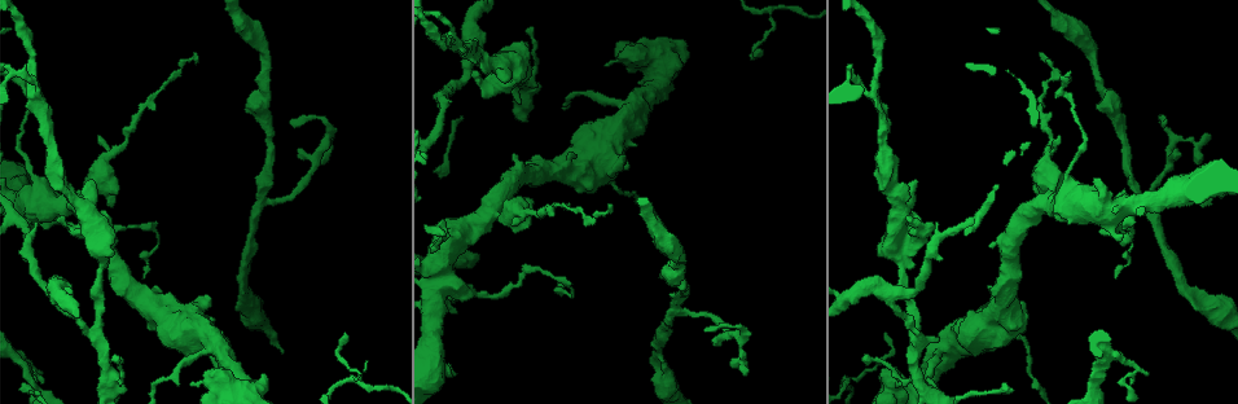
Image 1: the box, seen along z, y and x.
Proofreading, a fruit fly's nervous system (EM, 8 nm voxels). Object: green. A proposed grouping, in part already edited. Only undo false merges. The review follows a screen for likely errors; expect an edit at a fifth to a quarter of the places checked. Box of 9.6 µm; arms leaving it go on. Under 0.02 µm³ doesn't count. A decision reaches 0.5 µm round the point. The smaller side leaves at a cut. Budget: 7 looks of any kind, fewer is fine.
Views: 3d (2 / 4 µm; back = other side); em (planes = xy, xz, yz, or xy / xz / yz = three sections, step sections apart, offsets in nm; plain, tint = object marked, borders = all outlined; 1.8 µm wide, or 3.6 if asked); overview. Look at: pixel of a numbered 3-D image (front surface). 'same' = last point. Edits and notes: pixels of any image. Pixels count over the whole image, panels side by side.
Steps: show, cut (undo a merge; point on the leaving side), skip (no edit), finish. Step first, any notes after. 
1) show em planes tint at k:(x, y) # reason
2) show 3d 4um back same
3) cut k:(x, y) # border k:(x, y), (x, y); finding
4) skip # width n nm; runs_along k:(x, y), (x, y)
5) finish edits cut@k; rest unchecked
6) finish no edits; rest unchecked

show em 3.6um xy step 16 tint at 1:(457, 288)

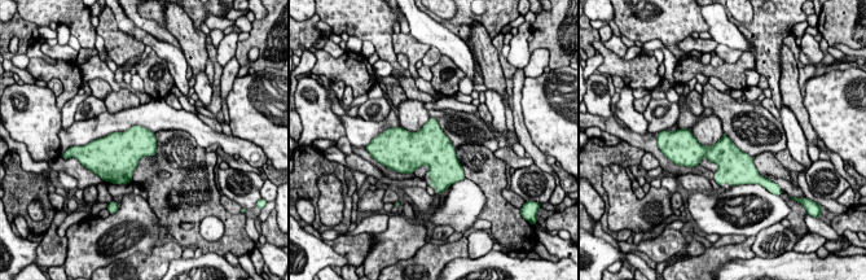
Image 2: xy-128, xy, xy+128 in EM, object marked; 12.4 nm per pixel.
show em 3.6um planes tint same # another direction

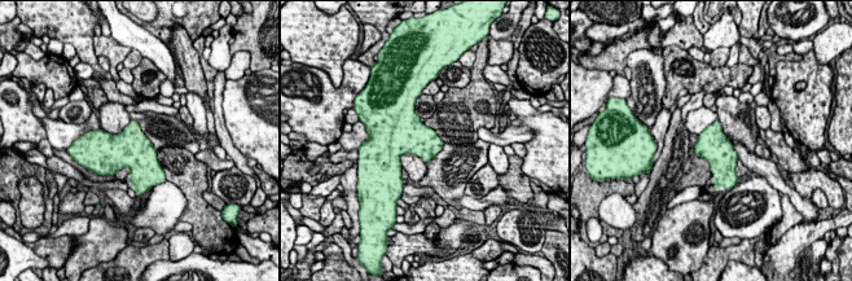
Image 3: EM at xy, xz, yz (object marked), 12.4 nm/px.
skip # width 400 nm; continuous, no second neuron

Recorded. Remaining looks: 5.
show 3d 2um at 1:(891, 300) # abrupt turn

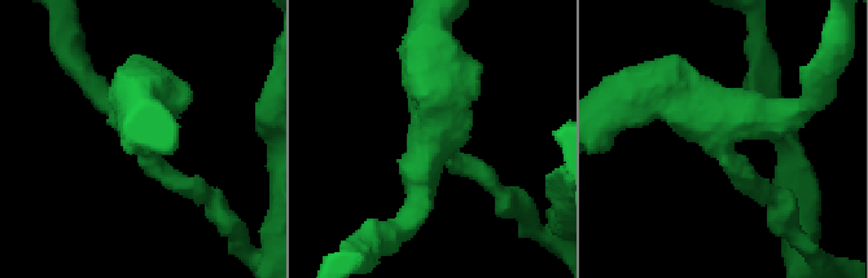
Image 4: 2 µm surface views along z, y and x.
show em planes tint at 4:(435, 139)

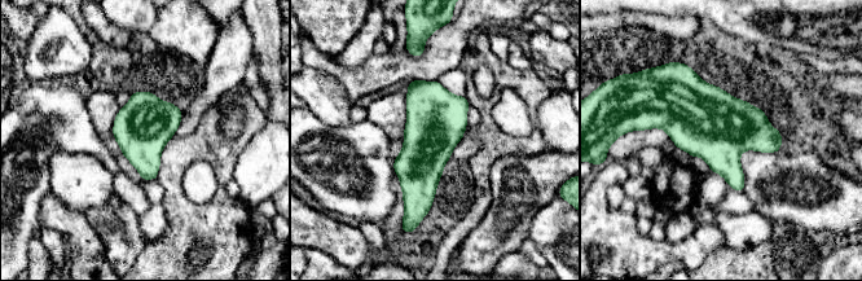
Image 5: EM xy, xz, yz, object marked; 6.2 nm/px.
skip # arms 3; continuous, no second neuron

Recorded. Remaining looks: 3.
show em xz step 4 tint at 1:(111, 377) # a fork

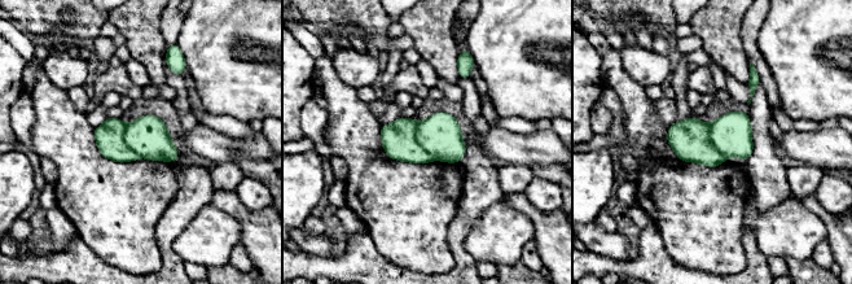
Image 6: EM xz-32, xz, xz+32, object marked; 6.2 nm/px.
show em yz step 4 tint same # another direction

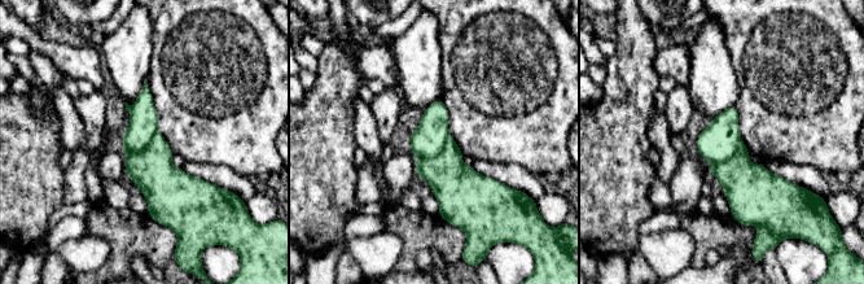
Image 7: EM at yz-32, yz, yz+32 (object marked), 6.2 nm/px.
cut 7:(457, 187) # two neurons meet here

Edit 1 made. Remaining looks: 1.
finish edits cut@7; rest unchecked

